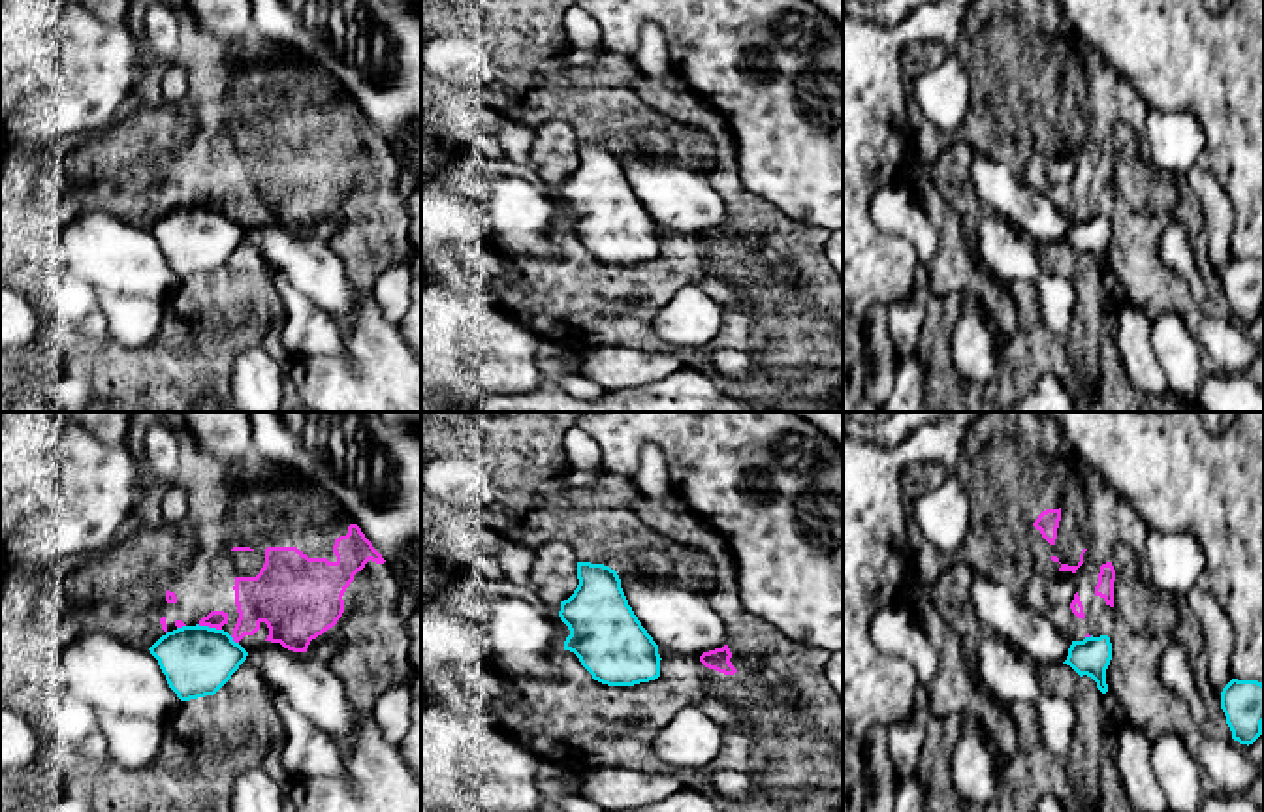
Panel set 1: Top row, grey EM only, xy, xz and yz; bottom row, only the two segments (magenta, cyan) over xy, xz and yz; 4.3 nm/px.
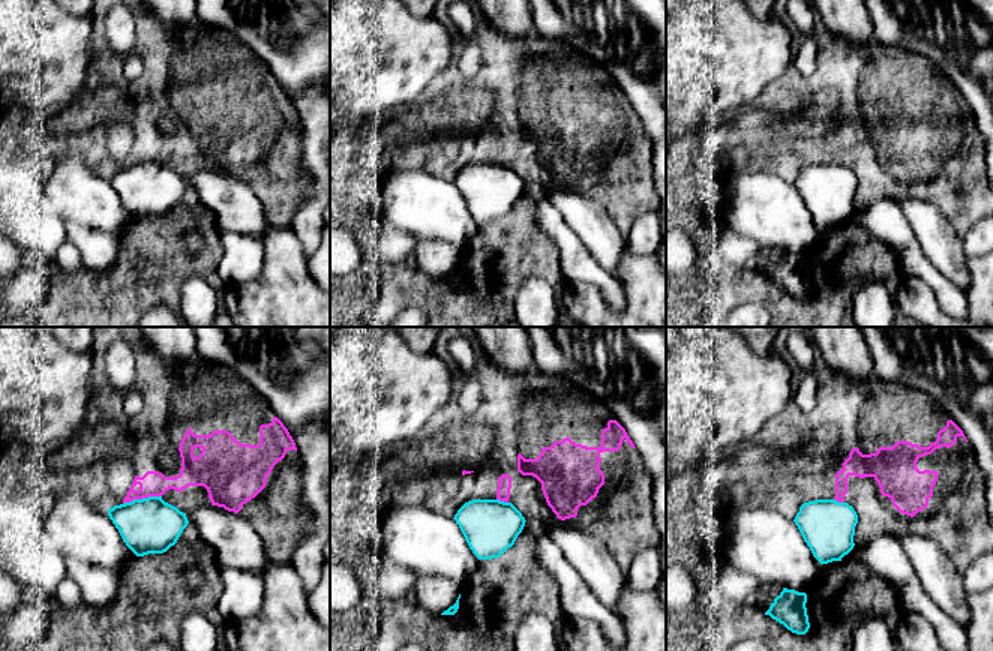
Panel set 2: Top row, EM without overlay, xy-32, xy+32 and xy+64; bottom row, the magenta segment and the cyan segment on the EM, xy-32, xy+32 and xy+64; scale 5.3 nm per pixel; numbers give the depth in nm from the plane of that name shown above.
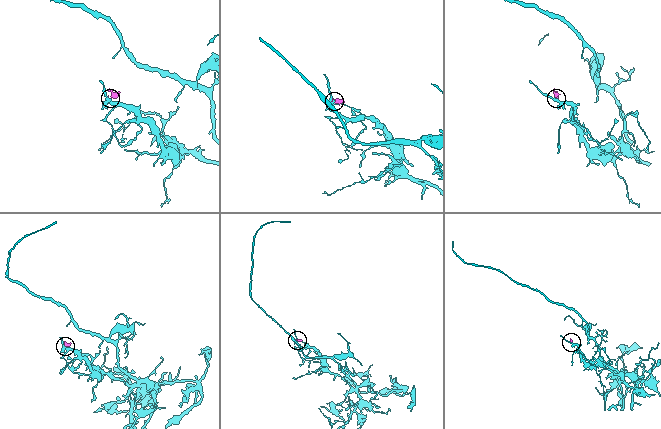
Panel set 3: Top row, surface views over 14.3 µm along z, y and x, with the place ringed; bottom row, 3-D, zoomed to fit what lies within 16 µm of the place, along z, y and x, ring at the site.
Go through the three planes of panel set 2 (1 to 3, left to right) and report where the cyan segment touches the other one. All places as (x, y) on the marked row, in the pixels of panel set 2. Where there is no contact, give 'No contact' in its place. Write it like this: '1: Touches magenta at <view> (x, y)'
1: Touches magenta at xy-32 (141, 498)
2: Touches magenta at xy+32 (503, 500)
3: Touches magenta at xy+64 (839, 501)

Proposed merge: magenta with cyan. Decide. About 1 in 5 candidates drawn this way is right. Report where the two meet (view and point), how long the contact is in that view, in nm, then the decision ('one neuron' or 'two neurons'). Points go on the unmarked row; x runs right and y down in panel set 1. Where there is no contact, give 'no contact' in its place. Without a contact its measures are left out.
xy (209, 205) | 110 nm | two neurons

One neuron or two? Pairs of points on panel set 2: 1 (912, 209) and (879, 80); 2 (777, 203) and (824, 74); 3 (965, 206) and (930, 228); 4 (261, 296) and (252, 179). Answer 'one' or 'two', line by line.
1: two
2: two
3: two
4: two

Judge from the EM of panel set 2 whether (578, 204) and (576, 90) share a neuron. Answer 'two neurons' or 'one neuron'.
two neurons

